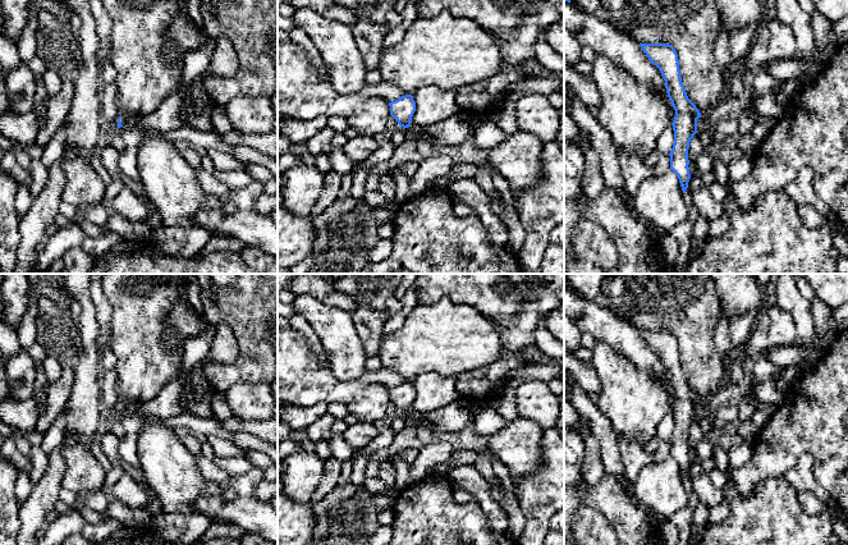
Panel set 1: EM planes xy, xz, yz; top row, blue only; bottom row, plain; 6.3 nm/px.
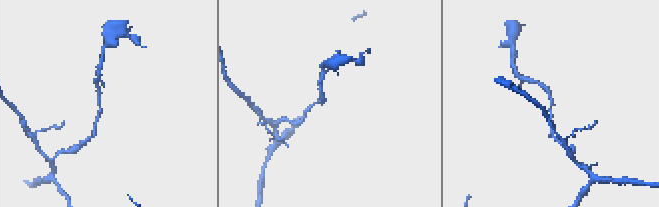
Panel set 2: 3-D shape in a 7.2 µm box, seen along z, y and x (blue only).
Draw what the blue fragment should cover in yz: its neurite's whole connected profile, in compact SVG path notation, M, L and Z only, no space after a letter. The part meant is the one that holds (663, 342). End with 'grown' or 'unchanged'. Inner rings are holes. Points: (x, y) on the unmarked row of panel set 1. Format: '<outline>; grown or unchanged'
M640 330L640 333L648 347L659 354L664 363L668 384L675 397L675 403L671 409L674 431L669 440L670 457L677 461L684 480L691 466L688 454L689 429L697 420L697 406L702 402L687 383L680 363L679 347L675 335L669 330Z; unchanged

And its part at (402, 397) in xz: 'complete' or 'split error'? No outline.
complete

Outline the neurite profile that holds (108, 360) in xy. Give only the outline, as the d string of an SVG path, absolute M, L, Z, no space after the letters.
M111 347L100 349L100 366L101 371L114 370L116 363L116 357Z

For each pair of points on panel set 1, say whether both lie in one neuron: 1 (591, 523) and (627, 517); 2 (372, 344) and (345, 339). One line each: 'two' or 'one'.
1: two
2: two

